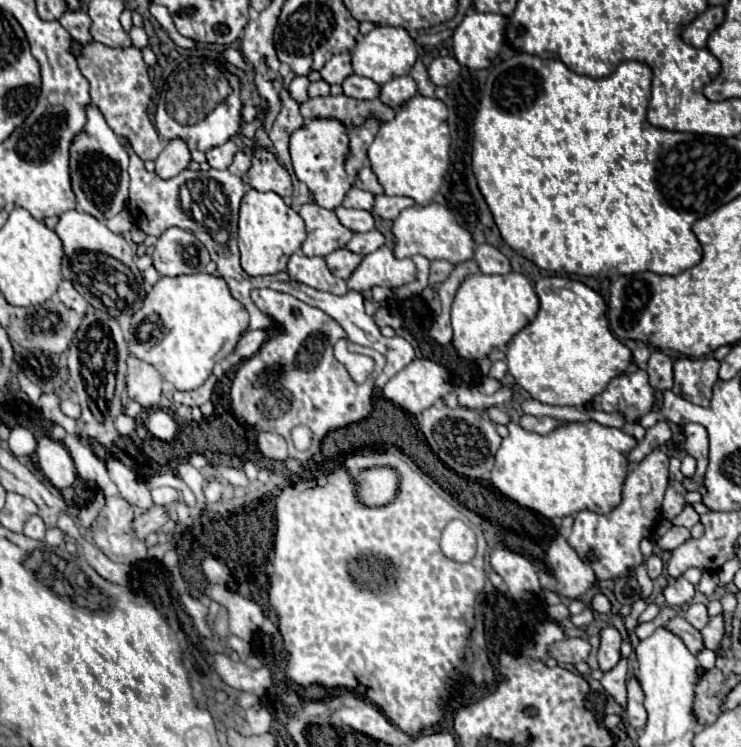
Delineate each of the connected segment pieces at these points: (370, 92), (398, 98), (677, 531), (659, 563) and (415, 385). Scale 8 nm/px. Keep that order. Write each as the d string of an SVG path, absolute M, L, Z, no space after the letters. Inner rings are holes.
M351 74L351 76L345 78L345 82L343 82L343 92L345 92L345 96L351 96L351 98L373 100L373 98L379 96L379 84L375 84L375 82L369 80L369 78Z
M399 76L399 78L393 78L391 82L383 84L381 86L381 100L391 106L391 108L397 108L399 104L407 102L407 98L415 96L417 90L415 90L415 80L411 76Z
M671 526L667 530L667 534L661 536L655 544L657 544L659 550L675 550L683 542L687 542L689 538L691 538L691 534L689 534L689 530L685 526Z
M651 554L649 560L647 560L647 574L649 574L649 578L655 580L661 572L663 572L663 560L659 556Z
M413 360L395 374L383 388L383 394L411 414L421 414L451 392L447 370L433 360Z

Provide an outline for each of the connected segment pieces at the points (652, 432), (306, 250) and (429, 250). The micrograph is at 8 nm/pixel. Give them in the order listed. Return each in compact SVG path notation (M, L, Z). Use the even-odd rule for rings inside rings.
M663 420L657 422L653 428L647 430L647 436L631 450L629 462L641 462L649 452L653 452L661 444L665 444L669 438L671 438L671 430L669 430L667 422L663 422Z
M315 202L301 206L299 214L307 226L307 240L301 248L305 256L327 256L333 250L345 248L353 236L353 232L339 222L333 210L321 208Z
M437 202L403 210L393 222L393 236L397 238L397 246L393 250L397 258L411 258L415 254L421 254L427 260L449 260L451 264L459 264L471 260L475 254L473 234L459 226L459 222L455 222L455 216Z

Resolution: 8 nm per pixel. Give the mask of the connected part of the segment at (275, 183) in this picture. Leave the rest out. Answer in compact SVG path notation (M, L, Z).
M257 150L253 154L253 166L245 174L245 182L255 190L273 190L287 198L293 192L293 182L289 172L277 162L277 158L267 150Z

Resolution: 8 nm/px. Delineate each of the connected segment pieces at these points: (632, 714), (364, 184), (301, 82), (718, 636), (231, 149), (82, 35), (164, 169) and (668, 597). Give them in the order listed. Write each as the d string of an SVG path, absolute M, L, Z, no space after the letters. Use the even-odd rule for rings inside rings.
M629 678L627 692L629 692L629 704L627 704L629 722L637 730L641 730L647 724L647 710L643 706L643 688L639 686L639 680L637 678Z
M363 168L359 172L359 178L357 178L355 186L361 188L361 190L367 190L371 194L383 194L383 186L379 186L379 180L375 178L375 172L371 168Z
M297 76L291 86L289 92L297 102L305 102L307 100L307 86L309 86L309 78L307 76Z
M717 614L711 618L711 622L701 630L703 634L703 642L705 642L705 648L709 650L719 650L720 642L725 634L725 622L723 622L723 614Z
M229 140L229 142L225 142L223 146L215 146L215 148L207 150L205 154L207 154L207 162L209 162L211 168L215 168L215 170L225 170L227 166L231 166L235 152L237 152L237 146L235 146L233 140Z
M65 12L61 16L61 24L65 26L65 30L73 36L73 40L77 40L79 44L91 44L91 18L87 12Z
M173 138L171 142L165 144L161 154L155 160L155 172L161 178L173 178L179 172L183 172L191 162L191 152L187 144L181 138Z
M677 578L677 580L671 580L665 588L663 588L663 596L665 596L665 602L669 606L681 606L681 604L687 604L691 602L695 594L695 588L691 582L687 582L685 578Z

